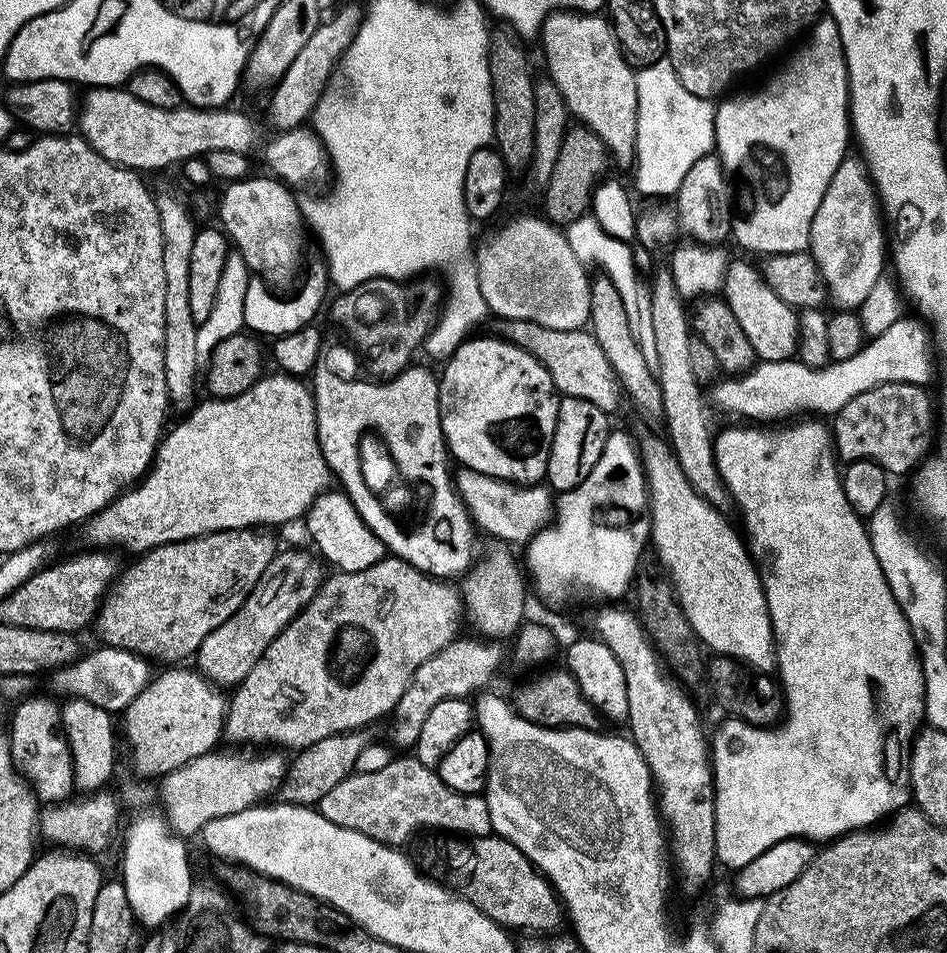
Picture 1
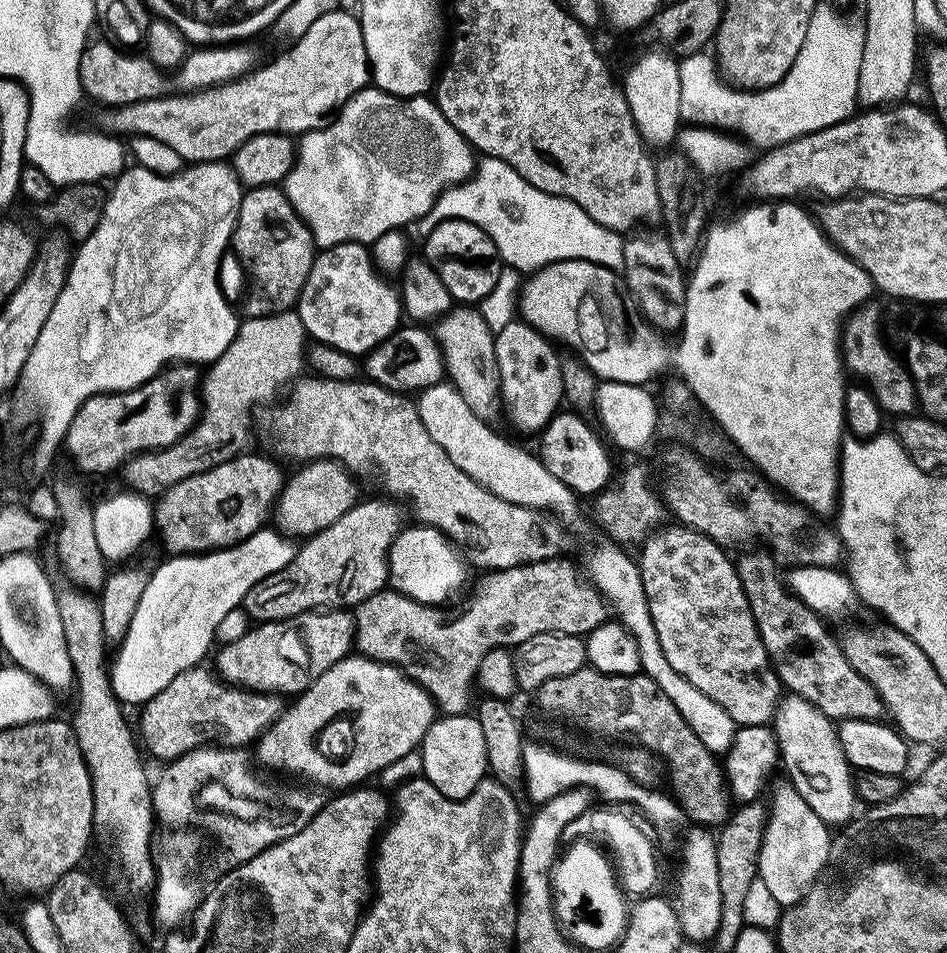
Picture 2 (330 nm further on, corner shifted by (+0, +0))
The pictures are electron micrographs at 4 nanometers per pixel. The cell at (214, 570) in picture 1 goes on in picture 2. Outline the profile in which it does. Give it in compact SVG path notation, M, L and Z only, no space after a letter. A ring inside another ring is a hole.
M312 460L299 465L296 473L284 481L284 489L276 499L274 524L283 535L289 538L307 538L334 526L346 510L353 508L361 499L360 488L355 484L347 468L338 460Z

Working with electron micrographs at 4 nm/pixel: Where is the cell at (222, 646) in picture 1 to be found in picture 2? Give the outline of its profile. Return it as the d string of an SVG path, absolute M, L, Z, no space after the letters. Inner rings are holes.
M383 499L357 502L353 508L346 510L346 514L342 514L342 518L338 518L338 522L334 522L334 526L326 526L326 530L307 537L299 545L296 557L285 568L278 570L278 574L270 574L265 580L258 582L258 586L248 591L242 607L249 617L253 621L263 622L294 618L298 614L313 610L332 610L337 606L352 610L376 592L385 591L389 583L388 551L394 538L400 533L402 521L401 505L391 499Z

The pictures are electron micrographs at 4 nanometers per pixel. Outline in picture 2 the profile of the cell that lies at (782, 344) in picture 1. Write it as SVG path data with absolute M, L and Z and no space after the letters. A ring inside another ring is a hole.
M865 302L845 319L840 333L840 351L844 367L849 373L856 375L857 381L863 382L879 402L885 413L899 418L915 413L918 408L916 387L912 375L908 373L907 363L900 360L888 349L886 329L882 323L882 308L878 303Z

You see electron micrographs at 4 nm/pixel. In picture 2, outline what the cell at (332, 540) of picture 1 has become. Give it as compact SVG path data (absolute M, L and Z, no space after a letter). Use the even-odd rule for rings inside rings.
M415 526L401 527L399 535L388 551L388 579L391 587L423 604L447 605L451 598L464 584L470 573L458 547L436 528Z

